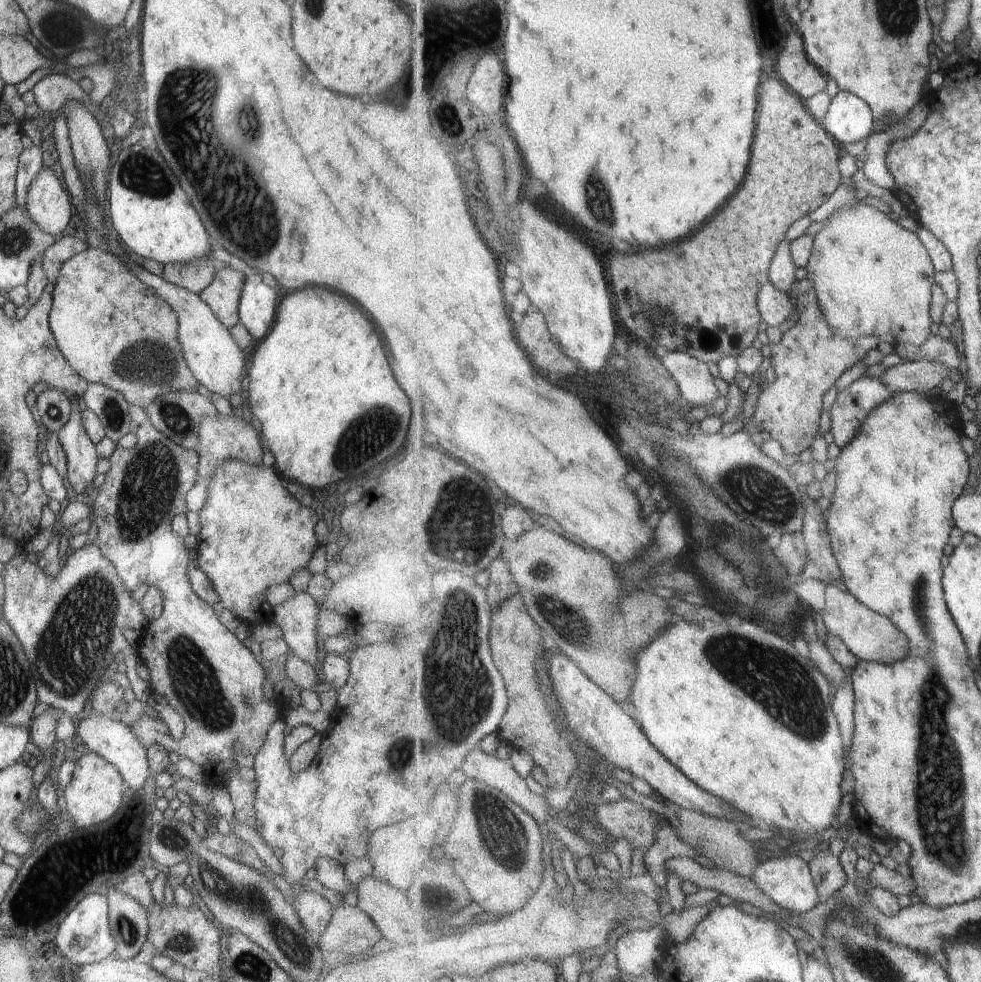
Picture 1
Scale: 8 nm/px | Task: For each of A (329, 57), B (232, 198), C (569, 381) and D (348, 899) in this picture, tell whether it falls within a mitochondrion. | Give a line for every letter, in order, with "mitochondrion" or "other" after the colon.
A: other
B: mitochondrion
C: other
D: other

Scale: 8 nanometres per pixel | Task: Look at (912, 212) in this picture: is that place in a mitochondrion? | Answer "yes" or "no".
no

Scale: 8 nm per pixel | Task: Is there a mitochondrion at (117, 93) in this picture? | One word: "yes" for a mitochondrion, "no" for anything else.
no

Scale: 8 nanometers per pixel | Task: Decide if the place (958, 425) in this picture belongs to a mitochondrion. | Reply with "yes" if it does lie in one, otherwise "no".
no

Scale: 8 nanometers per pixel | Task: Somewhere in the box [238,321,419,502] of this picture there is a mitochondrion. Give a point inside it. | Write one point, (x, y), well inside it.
(378, 427)

